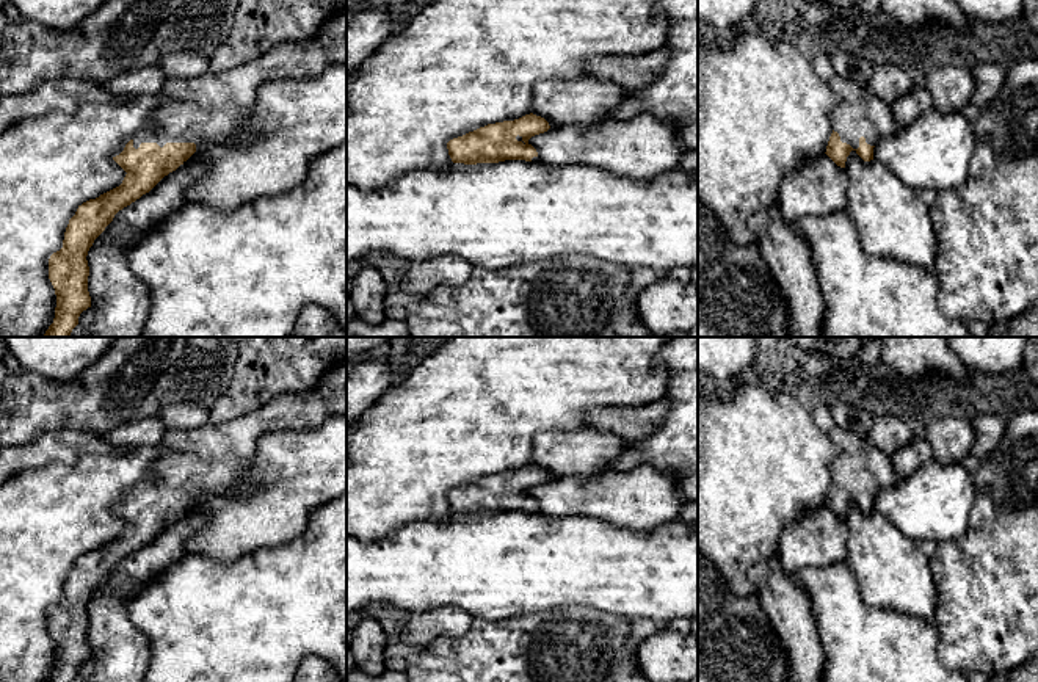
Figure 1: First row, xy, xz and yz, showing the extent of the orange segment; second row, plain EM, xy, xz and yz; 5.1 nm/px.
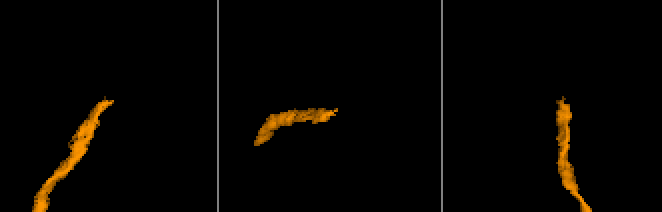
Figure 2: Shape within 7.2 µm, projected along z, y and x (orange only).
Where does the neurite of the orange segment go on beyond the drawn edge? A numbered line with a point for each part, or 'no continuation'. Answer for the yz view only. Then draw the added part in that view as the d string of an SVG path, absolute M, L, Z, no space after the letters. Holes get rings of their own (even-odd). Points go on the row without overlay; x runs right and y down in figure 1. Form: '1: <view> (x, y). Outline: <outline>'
1: yz (860, 464). Outline: M836 426L829 433L829 439L839 448L839 455L831 463L831 473L842 494L858 500L861 488L867 495L875 497L881 489L897 484L892 456L866 437Z

